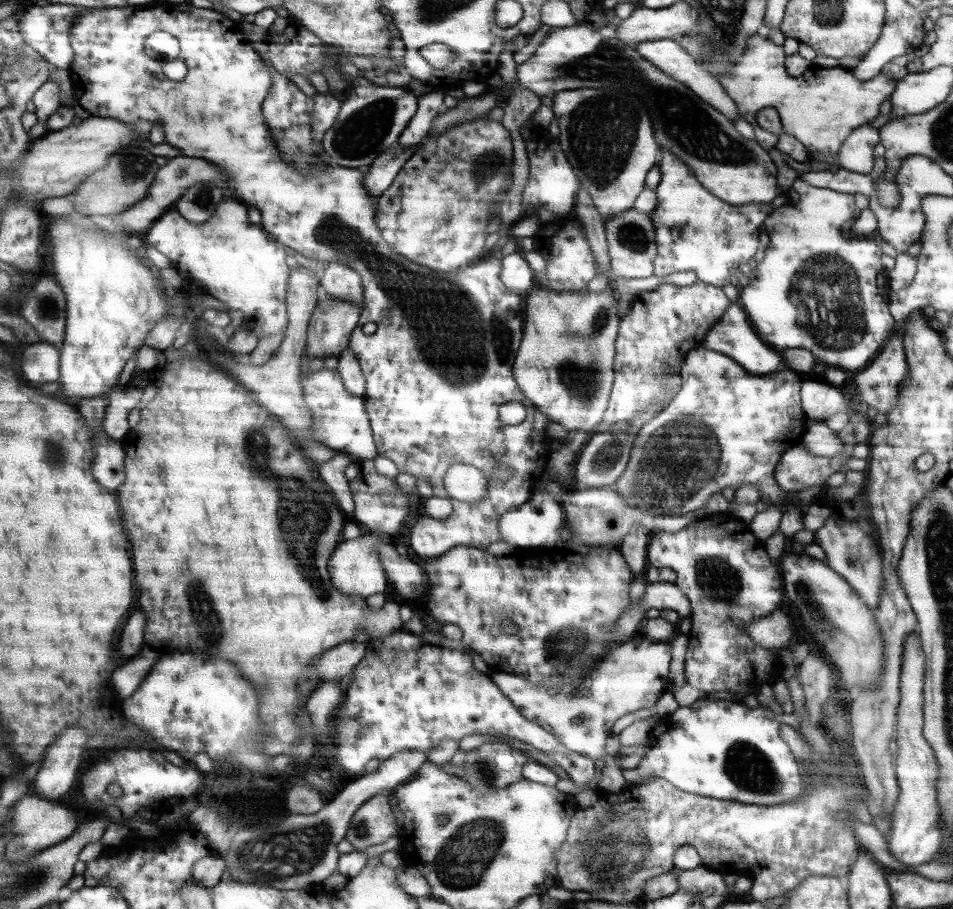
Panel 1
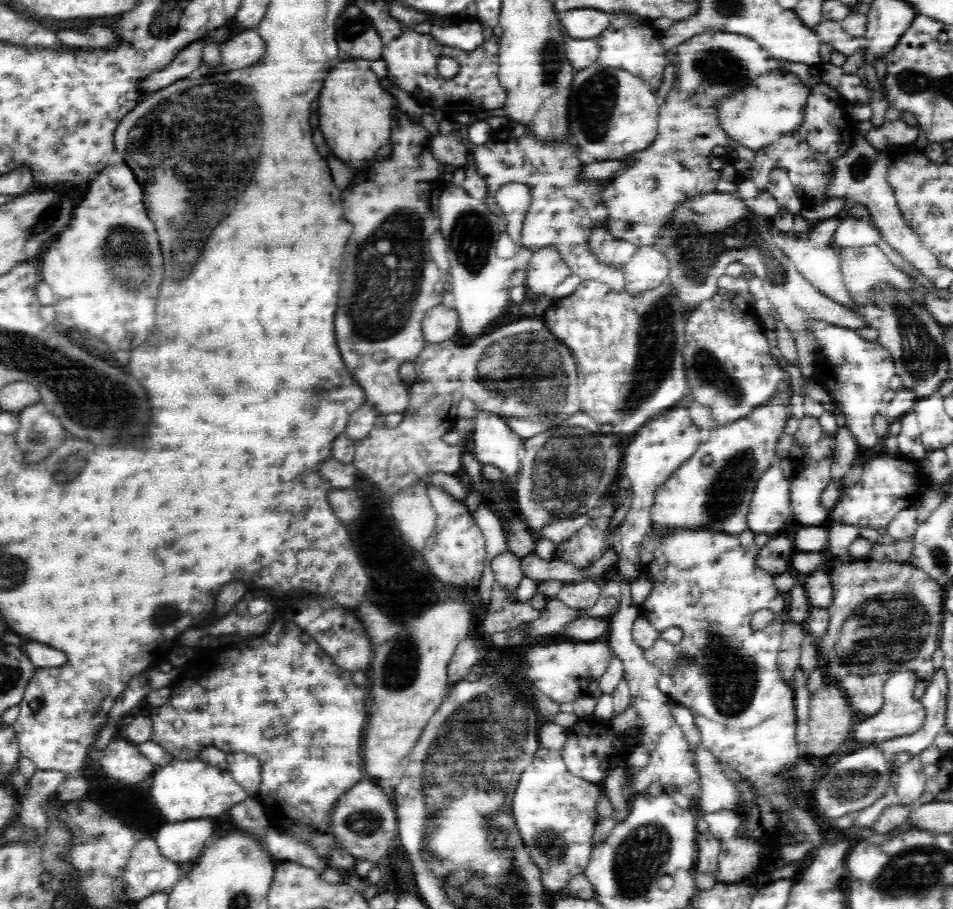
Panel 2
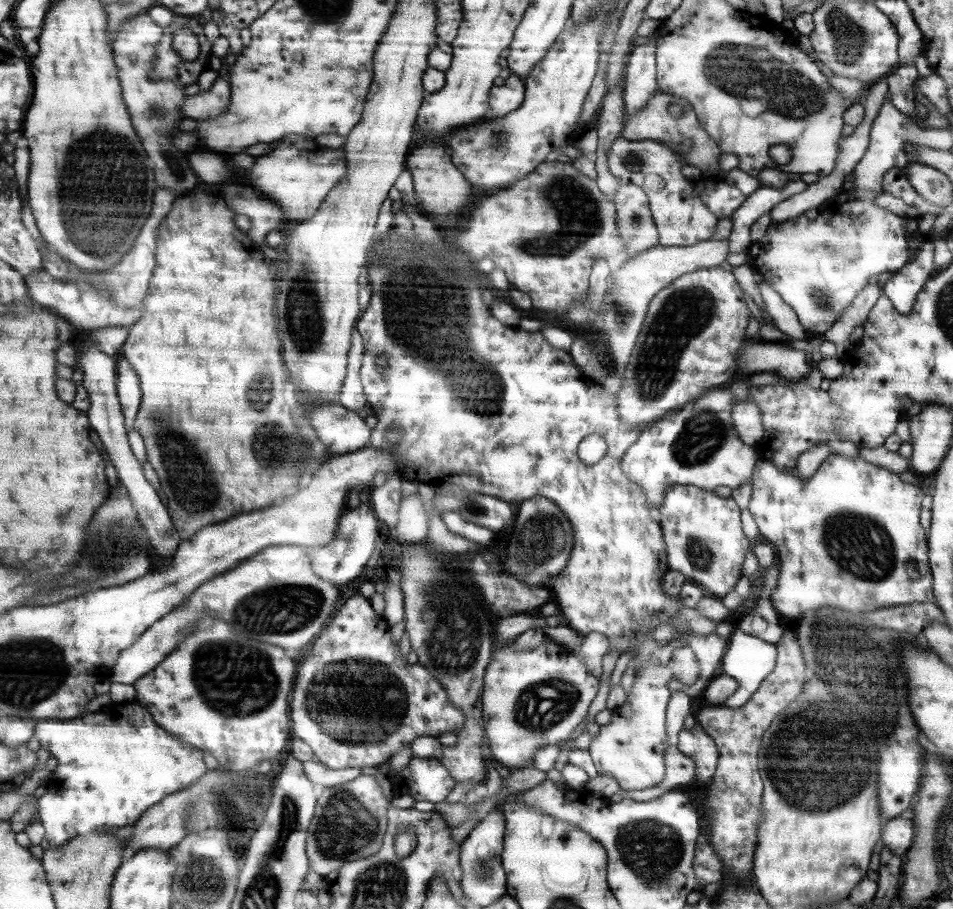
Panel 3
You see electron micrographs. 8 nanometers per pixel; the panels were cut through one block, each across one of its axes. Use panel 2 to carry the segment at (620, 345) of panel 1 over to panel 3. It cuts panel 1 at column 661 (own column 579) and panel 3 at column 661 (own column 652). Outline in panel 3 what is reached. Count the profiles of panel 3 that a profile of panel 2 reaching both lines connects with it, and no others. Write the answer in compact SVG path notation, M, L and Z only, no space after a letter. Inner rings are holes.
M719 266L697 269L693 272L682 274L678 279L675 279L673 283L658 290L657 294L653 296L653 300L650 300L649 306L646 308L647 320L643 320L641 326L643 332L639 332L638 338L634 344L635 346L633 350L631 350L630 358L628 359L624 372L625 382L622 382L623 386L621 386L621 390L617 392L619 400L623 400L623 404L619 404L619 414L623 420L627 420L625 424L629 424L629 426L631 426L631 424L633 424L633 426L639 425L641 428L645 428L651 423L661 420L663 417L667 417L672 413L669 412L669 410L678 411L682 408L683 404L699 398L705 390L731 383L727 382L727 380L729 380L729 378L735 378L736 358L738 358L737 352L739 352L739 348L741 348L741 344L744 342L745 329L750 319L749 309L747 309L745 301L743 301L743 293L741 292L742 290L733 278L732 271L725 271Z

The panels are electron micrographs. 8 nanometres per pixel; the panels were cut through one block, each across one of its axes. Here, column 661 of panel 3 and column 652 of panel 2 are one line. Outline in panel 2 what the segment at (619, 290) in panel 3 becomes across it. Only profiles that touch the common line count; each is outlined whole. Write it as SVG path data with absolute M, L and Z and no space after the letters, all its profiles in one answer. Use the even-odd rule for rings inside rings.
M654 245L637 247L634 256L623 267L625 288L633 294L658 287L669 274L668 259Z

